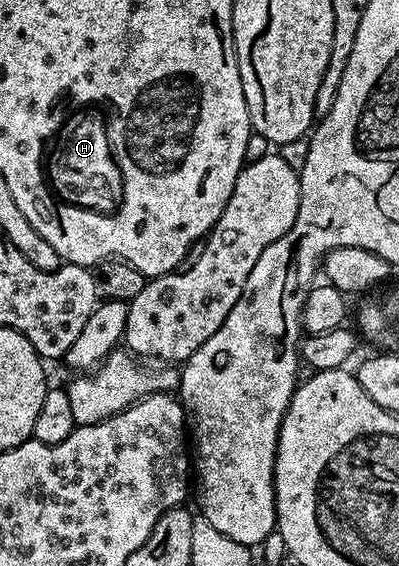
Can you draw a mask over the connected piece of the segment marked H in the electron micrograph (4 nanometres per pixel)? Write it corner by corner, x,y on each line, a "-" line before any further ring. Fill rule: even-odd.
77,114
69,122
59,152
55,148
51,150
51,178
58,201
76,208
87,206
88,212
99,212
99,218
107,218
123,206
127,178
117,165
111,134
97,114

